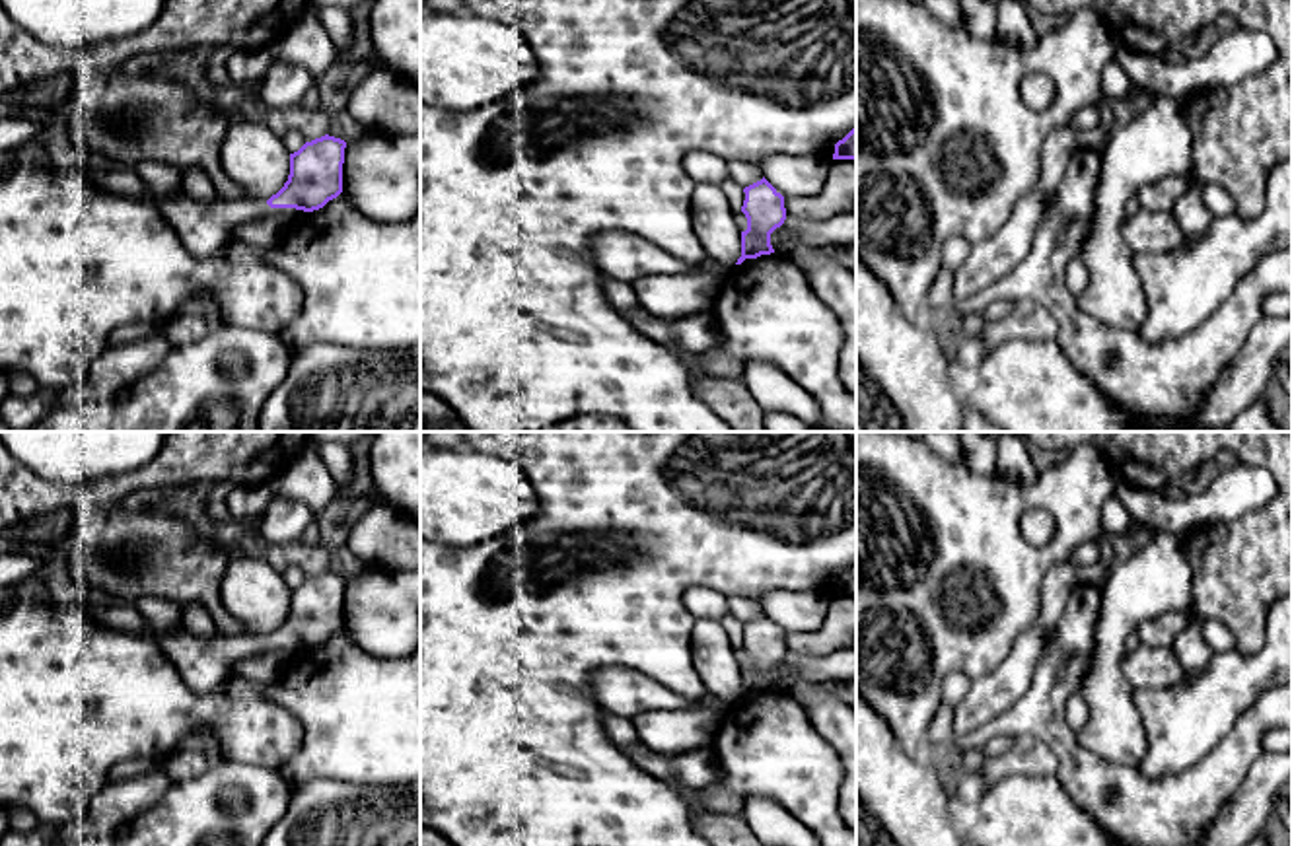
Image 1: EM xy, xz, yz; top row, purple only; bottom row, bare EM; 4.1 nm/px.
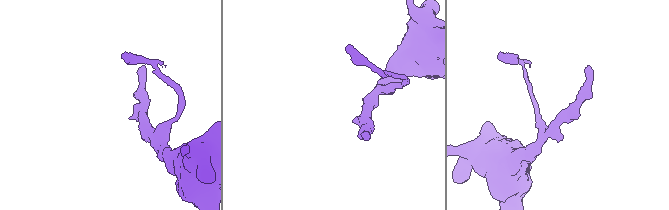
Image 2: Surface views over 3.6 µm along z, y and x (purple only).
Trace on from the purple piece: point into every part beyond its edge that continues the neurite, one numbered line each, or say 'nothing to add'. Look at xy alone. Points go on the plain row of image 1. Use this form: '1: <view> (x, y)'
1: xy (201, 662)

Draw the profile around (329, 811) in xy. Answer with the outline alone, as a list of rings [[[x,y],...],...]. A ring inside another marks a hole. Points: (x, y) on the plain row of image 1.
[[[317,778],[292,786],[286,815],[263,846],[420,846],[420,780],[405,786],[360,786]]]

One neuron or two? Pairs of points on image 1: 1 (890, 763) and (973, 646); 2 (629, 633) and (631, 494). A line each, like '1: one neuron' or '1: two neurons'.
1: two neurons
2: one neuron

